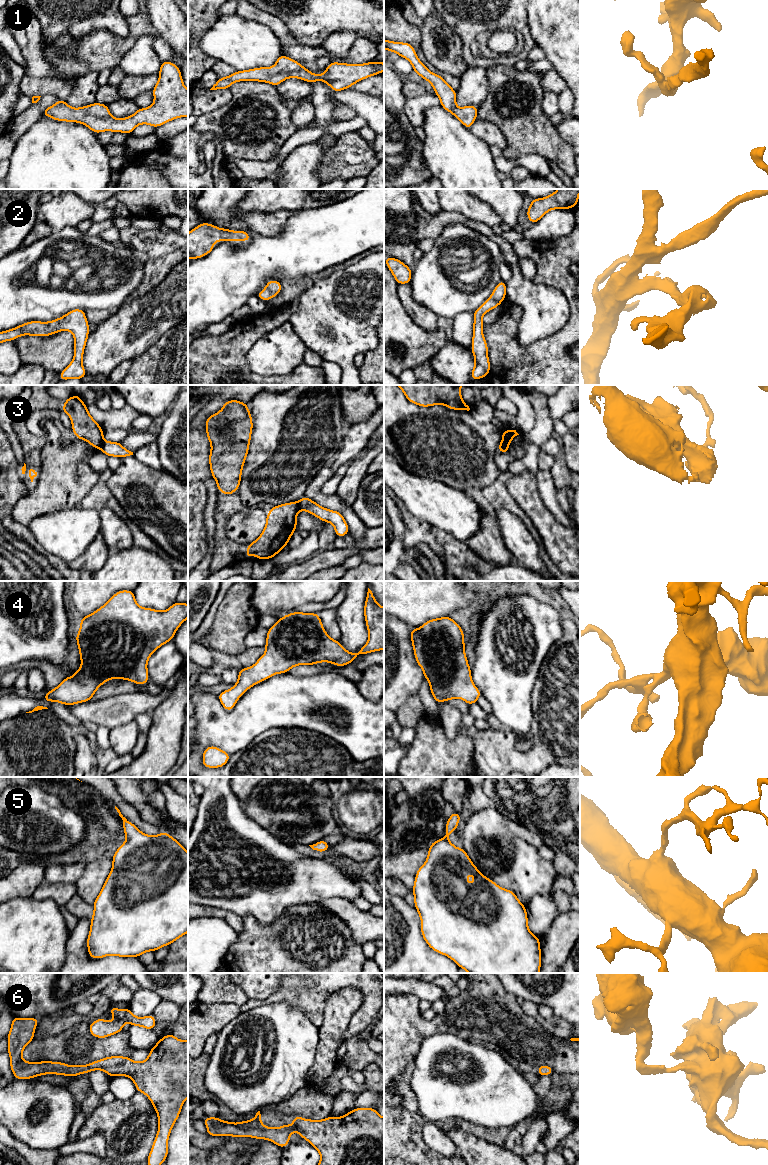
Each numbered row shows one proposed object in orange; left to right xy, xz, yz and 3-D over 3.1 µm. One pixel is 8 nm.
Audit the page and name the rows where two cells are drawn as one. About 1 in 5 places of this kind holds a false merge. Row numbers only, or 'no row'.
3

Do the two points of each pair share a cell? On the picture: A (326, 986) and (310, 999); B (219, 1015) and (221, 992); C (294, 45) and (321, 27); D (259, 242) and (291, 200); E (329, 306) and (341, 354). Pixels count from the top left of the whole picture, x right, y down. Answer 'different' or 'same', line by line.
A: same
B: different
C: different
D: different
E: same

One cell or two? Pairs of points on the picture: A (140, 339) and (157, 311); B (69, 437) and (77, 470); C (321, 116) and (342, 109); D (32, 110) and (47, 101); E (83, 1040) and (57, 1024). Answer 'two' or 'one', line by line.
A: one
B: two
C: two
D: one
E: two

